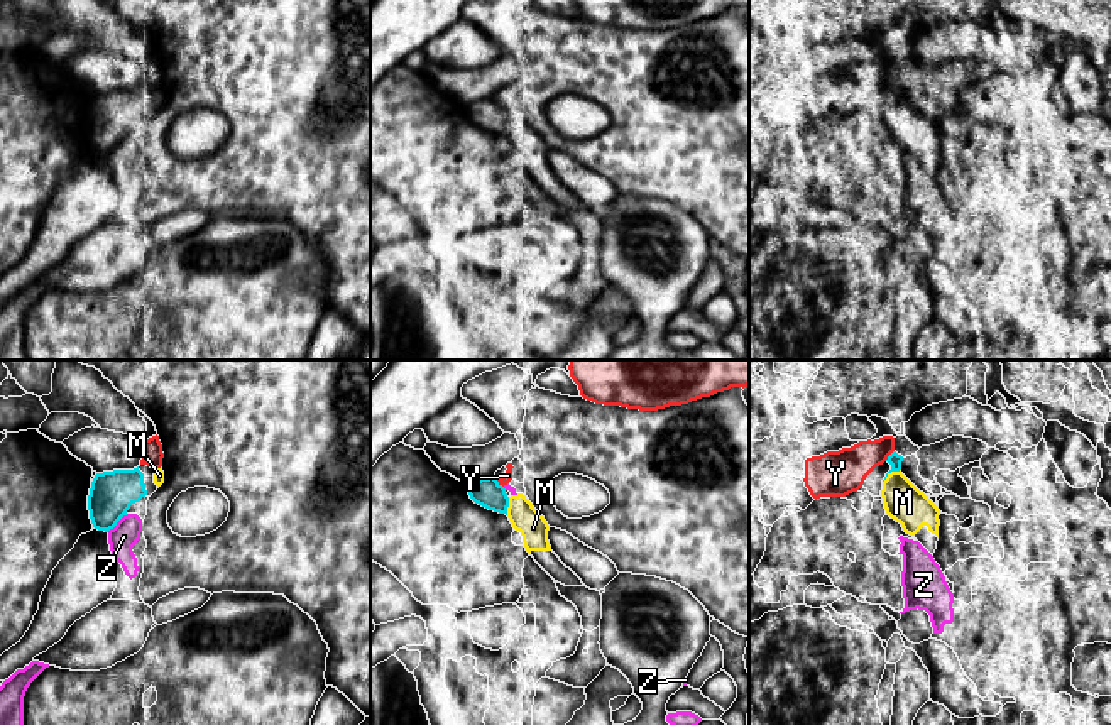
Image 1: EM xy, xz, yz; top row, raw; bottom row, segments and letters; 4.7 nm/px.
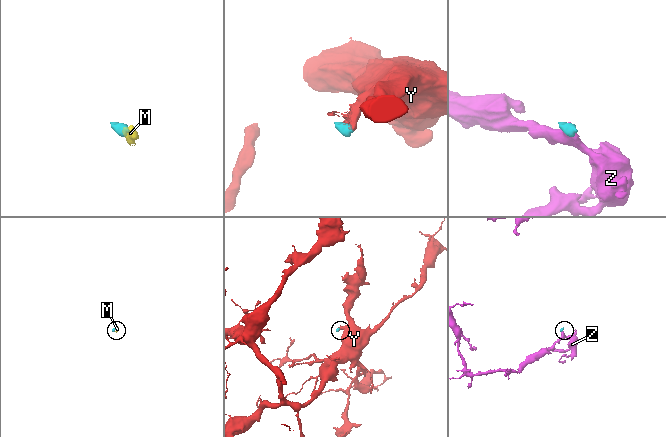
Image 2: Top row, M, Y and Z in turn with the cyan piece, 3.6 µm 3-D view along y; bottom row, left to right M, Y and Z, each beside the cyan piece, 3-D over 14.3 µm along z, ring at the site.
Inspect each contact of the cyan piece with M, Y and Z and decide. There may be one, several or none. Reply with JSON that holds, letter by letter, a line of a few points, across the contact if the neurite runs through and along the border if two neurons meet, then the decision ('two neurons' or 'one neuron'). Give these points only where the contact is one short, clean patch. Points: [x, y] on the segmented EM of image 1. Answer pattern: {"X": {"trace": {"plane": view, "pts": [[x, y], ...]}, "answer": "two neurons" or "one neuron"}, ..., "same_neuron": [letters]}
{"M": {"answer": "one neuron"}, "Y": {"answer": "two neurons"}, "Z": {"answer": "two neurons"}, "same_neuron": ["M"]}

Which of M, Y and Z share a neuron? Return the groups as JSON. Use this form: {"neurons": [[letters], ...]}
{"neurons": [["M"], ["Y"], ["Z"]]}

